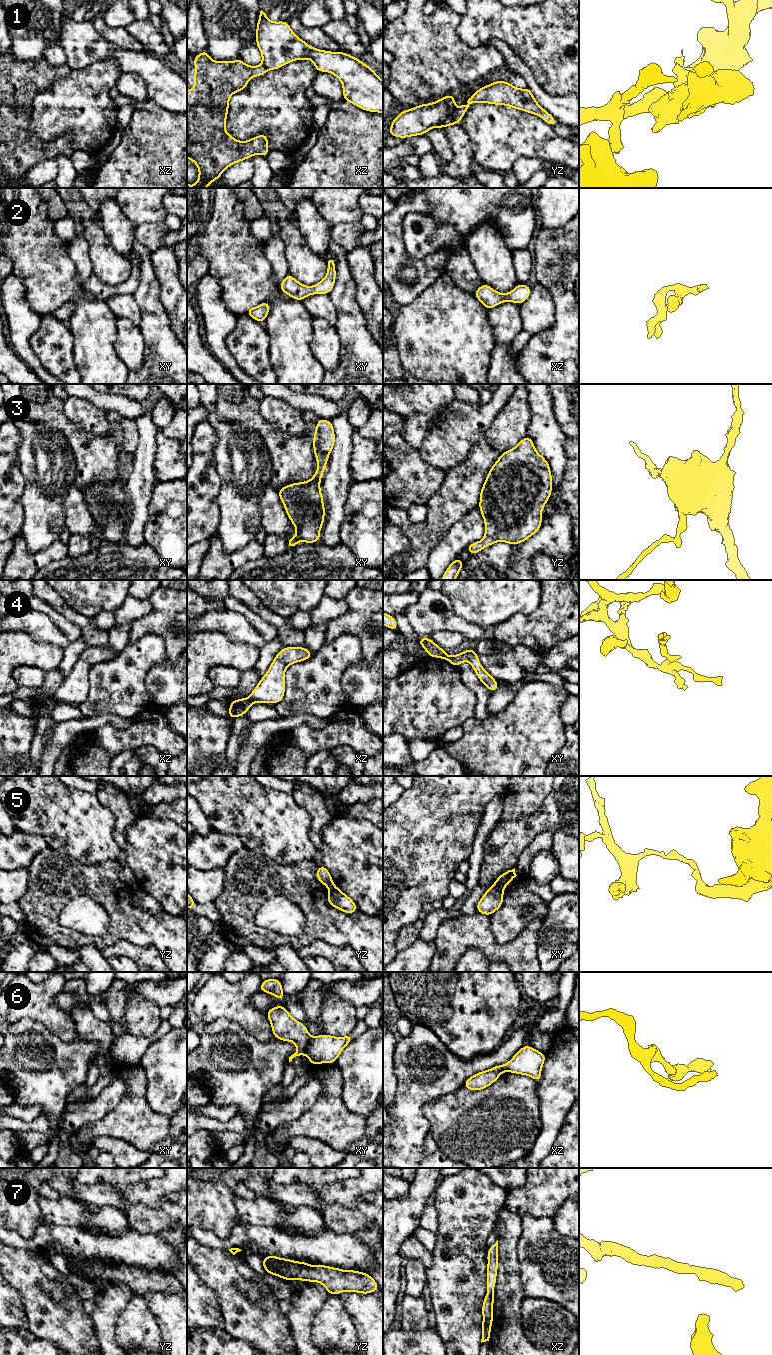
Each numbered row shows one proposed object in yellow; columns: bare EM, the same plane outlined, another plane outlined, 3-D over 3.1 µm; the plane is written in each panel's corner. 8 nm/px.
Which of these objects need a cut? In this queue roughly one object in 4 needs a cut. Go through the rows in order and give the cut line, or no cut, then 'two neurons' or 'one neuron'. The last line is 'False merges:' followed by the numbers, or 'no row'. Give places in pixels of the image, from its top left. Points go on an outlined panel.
1: cut yz (456, 109), (456, 117), (459, 121); two neurons
2: cut none; one neuron
3: cut none; one neuron
4: cut xz (248, 698), (252, 702); two neurons
5: cut xy (494, 885), (502, 888); two neurons
6: cut xy (311, 1037), (304, 1053); two neurons
7: cut none; one neuron
False merges: 1, 4, 5, 6

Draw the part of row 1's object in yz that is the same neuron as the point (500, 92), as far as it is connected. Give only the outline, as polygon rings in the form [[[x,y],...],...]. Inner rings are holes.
[[[496,81],[475,91],[467,101],[467,105],[461,105],[456,112],[459,121],[463,118],[468,107],[472,103],[489,103],[494,105],[506,105],[514,109],[541,117],[547,124],[554,126],[557,120],[535,100],[531,90],[518,89],[508,81]]]

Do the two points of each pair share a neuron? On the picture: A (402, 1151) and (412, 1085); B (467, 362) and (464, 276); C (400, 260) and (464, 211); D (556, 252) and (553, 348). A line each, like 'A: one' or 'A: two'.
A: one
B: two
C: one
D: one

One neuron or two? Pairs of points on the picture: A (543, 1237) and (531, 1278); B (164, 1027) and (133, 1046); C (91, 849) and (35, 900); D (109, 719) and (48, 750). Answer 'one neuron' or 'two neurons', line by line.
A: one neuron
B: one neuron
C: two neurons
D: one neuron

